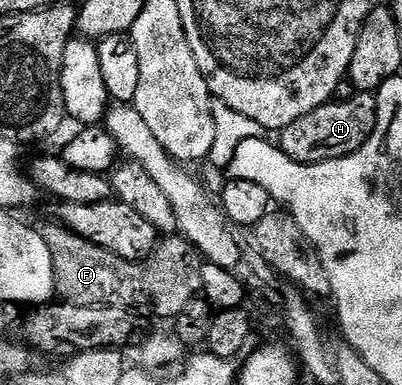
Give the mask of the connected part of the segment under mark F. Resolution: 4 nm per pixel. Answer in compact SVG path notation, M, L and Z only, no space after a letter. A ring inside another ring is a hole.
M56 221L42 226L40 233L51 251L56 298L73 306L121 307L133 313L142 311L145 315L172 320L187 306L187 301L202 294L203 256L184 237L162 238L146 259L136 263L107 253L107 249L79 237Z

